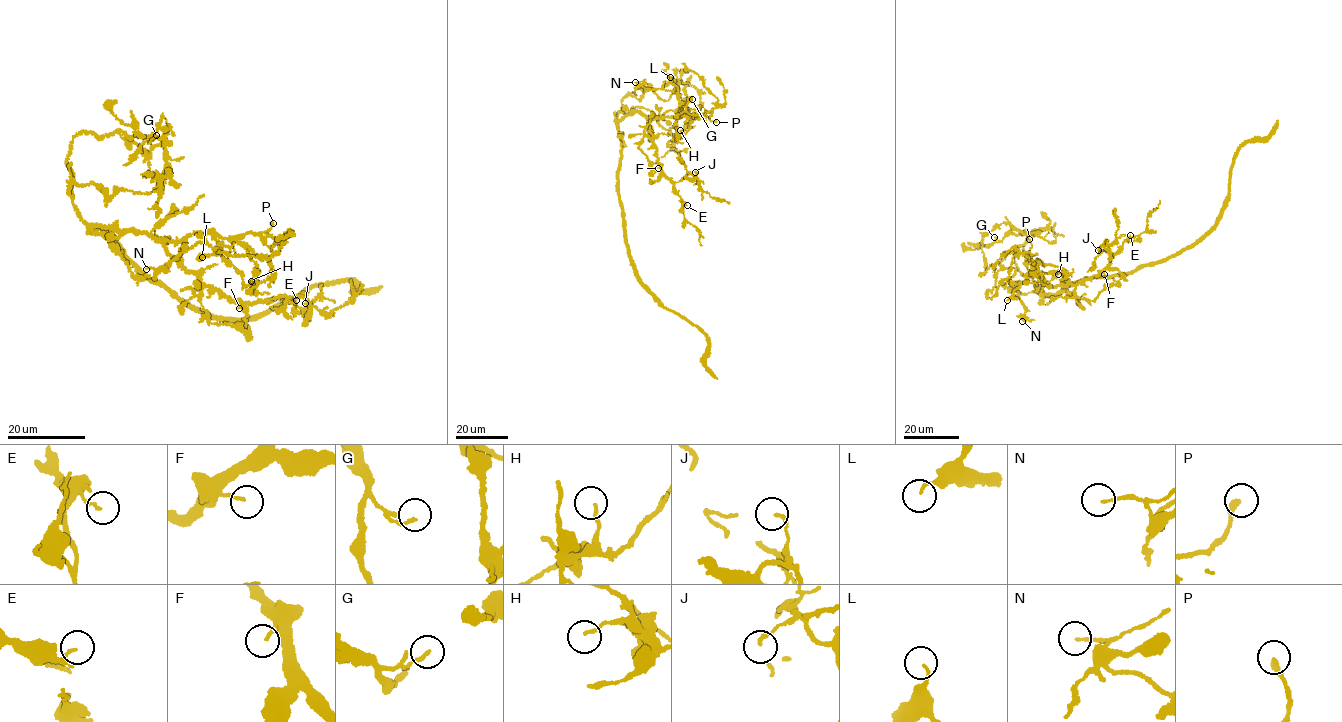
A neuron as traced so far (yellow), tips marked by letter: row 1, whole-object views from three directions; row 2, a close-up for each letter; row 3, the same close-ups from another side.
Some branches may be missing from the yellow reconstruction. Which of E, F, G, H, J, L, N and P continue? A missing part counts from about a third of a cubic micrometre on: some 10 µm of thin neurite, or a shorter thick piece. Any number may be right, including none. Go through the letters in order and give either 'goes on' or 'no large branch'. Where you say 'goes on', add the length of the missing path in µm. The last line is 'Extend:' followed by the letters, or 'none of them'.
E: no large branch
F: no large branch
G: no large branch
H: no large branch
J: no large branch
L: no large branch
N: goes on; about 35 µm are missing
P: goes on; about 15 µm are missing
Extend: N, P

